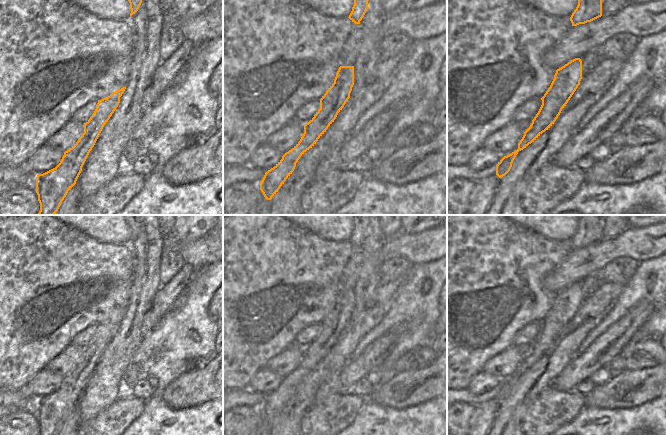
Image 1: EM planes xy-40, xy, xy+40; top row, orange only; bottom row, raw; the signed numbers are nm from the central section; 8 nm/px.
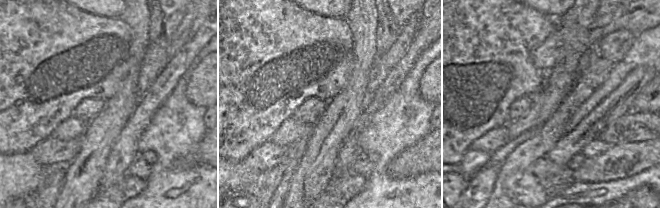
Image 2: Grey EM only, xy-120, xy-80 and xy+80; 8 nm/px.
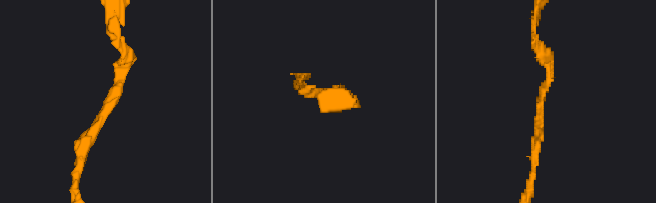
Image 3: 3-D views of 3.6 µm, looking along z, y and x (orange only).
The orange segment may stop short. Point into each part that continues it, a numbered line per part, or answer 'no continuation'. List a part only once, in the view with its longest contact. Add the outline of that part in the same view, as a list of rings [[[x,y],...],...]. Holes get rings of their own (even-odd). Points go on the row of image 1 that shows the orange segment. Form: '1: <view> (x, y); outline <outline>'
no continuation

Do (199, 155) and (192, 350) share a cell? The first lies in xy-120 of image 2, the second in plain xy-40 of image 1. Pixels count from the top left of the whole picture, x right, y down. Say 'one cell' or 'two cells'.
two cells

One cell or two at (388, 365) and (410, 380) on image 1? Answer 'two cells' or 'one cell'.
two cells

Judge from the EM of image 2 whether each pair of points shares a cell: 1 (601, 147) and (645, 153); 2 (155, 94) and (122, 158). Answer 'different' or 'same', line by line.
1: different
2: same

